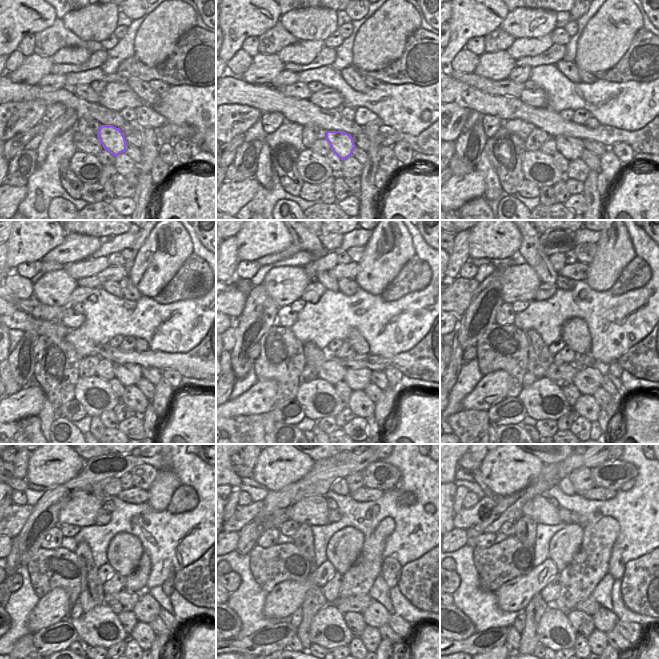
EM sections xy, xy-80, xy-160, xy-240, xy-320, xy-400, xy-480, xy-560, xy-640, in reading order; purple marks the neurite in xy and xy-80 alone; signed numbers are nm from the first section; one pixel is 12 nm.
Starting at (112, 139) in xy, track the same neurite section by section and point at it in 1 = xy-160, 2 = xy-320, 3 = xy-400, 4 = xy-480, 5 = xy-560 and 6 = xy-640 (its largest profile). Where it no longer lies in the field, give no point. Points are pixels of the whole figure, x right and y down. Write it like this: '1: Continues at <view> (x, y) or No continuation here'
1: Continues at xy-160 (571, 147)
2: Continues at xy-320 (357, 379)
3: Continues at xy-400 (588, 379)
4: Continues at xy-480 (147, 609)
5: Continues at xy-560 (376, 615)
6: Continues at xy-640 (604, 620).

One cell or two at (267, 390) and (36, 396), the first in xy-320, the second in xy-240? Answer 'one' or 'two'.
one

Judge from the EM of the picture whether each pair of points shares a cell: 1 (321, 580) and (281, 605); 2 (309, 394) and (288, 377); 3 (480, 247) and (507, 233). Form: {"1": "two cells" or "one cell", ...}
{"1": "one cell", "2": "two cells", "3": "one cell"}

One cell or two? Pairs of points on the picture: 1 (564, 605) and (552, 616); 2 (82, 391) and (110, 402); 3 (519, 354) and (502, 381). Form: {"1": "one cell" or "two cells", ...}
{"1": "two cells", "2": "one cell", "3": "two cells"}

